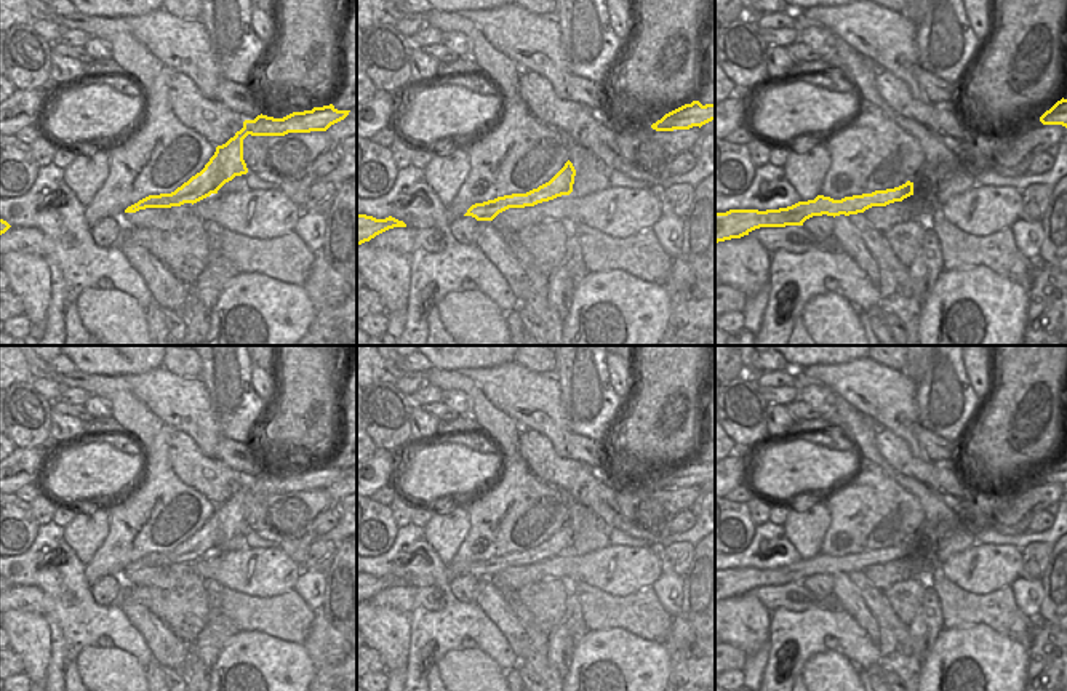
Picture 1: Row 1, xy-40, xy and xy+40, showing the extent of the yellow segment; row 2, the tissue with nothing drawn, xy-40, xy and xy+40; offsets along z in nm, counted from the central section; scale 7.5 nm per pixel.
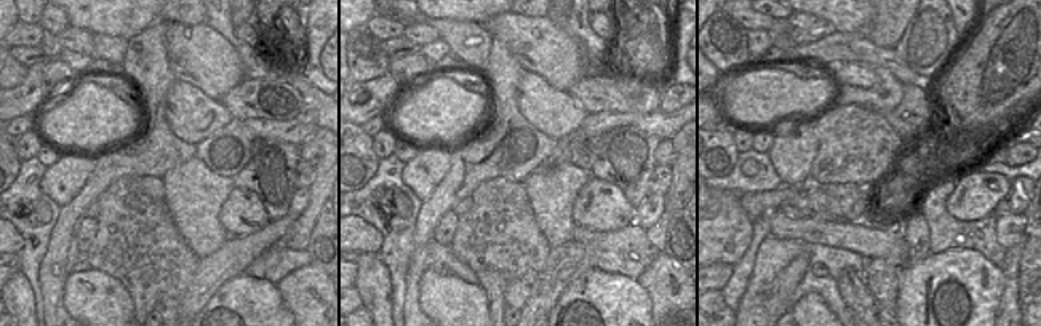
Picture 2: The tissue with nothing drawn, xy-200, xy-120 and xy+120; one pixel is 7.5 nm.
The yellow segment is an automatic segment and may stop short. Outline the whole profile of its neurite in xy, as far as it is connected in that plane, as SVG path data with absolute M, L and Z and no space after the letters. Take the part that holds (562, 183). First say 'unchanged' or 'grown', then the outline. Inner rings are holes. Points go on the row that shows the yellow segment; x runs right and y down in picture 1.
unchanged; M568 160L565 166L545 184L526 194L512 194L472 205L464 216L472 216L477 221L493 221L499 213L509 208L534 206L542 202L553 200L573 192L576 170Z

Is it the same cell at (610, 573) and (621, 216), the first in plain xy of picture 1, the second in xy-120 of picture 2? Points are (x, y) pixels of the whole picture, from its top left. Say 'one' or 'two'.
one

